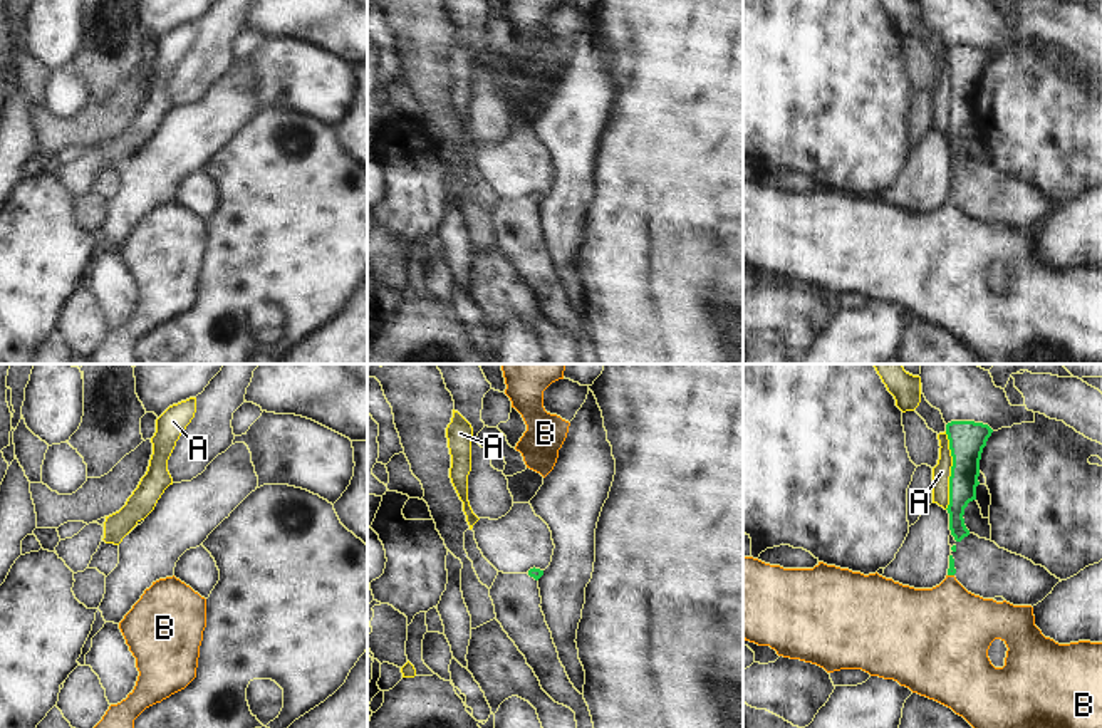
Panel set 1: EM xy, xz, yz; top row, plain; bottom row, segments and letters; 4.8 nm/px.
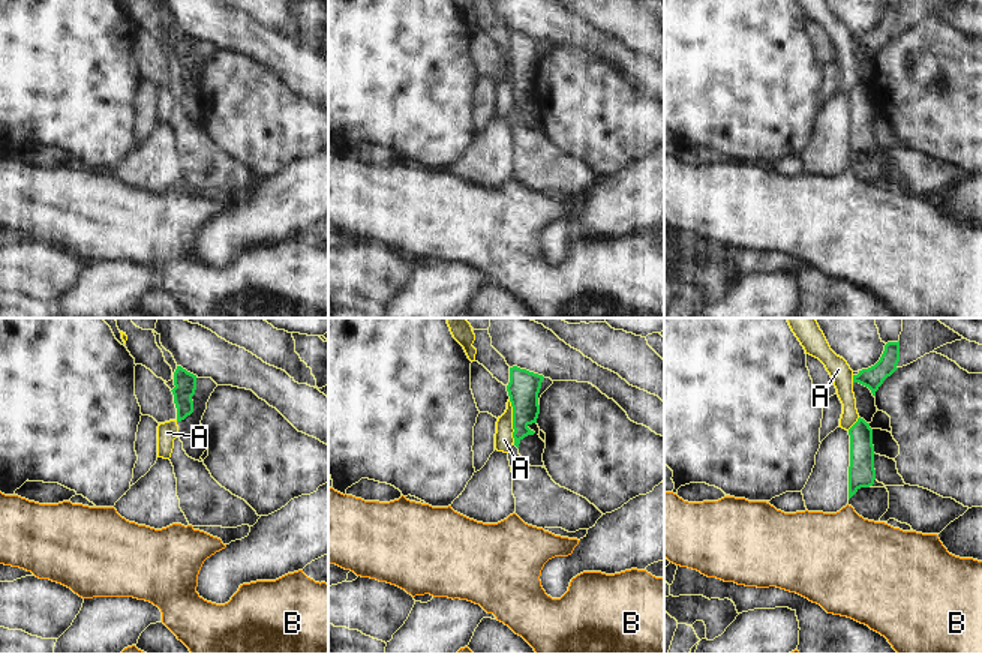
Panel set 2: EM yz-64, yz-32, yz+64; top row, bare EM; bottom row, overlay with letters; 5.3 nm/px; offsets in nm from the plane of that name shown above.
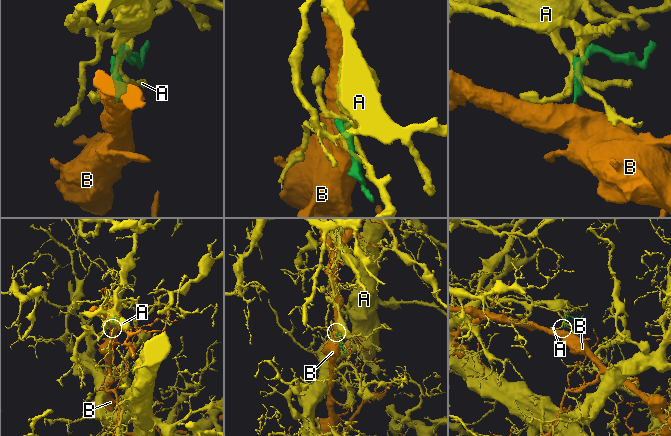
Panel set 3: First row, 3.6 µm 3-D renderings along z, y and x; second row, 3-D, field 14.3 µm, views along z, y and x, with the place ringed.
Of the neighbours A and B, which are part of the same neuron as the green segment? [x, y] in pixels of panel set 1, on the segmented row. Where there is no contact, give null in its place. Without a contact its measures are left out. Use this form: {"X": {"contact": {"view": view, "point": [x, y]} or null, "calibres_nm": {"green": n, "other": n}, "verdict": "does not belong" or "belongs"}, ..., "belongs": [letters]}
{"A": {"contact": {"view": "yz", "point": [951, 470]}, "calibres_nm": {"green": 180, "other": 90}, "verdict": "does not belong"}, "B": {"contact": {"view": "yz", "point": [951, 574]}, "calibres_nm": {"green": 50, "other": 400}, "verdict": "belongs"}, "belongs": ["B"]}

